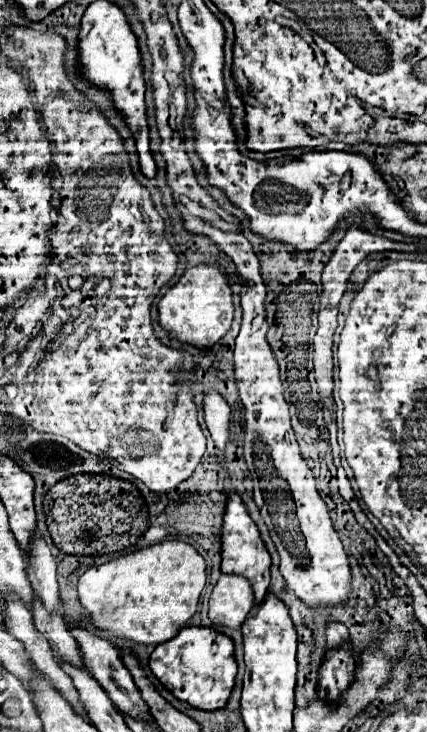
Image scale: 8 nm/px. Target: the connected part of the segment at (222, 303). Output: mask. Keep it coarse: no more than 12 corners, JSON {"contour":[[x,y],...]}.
{"contour":[[214,264],[158,304],[172,338],[210,348],[230,328],[232,286]]}

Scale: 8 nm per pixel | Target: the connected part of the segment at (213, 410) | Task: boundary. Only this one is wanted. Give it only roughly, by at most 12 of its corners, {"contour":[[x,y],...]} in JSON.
{"contour":[[214,390],[204,396],[204,420],[216,448],[230,442],[230,404]]}

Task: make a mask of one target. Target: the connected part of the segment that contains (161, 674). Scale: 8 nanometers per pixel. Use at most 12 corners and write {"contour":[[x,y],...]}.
{"contour":[[204,626],[154,648],[152,674],[178,700],[224,708],[234,644]]}

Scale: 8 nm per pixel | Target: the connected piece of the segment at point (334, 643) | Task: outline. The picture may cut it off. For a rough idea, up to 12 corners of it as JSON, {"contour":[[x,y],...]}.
{"contour":[[344,624],[326,626],[328,648],[350,644],[350,632]]}

